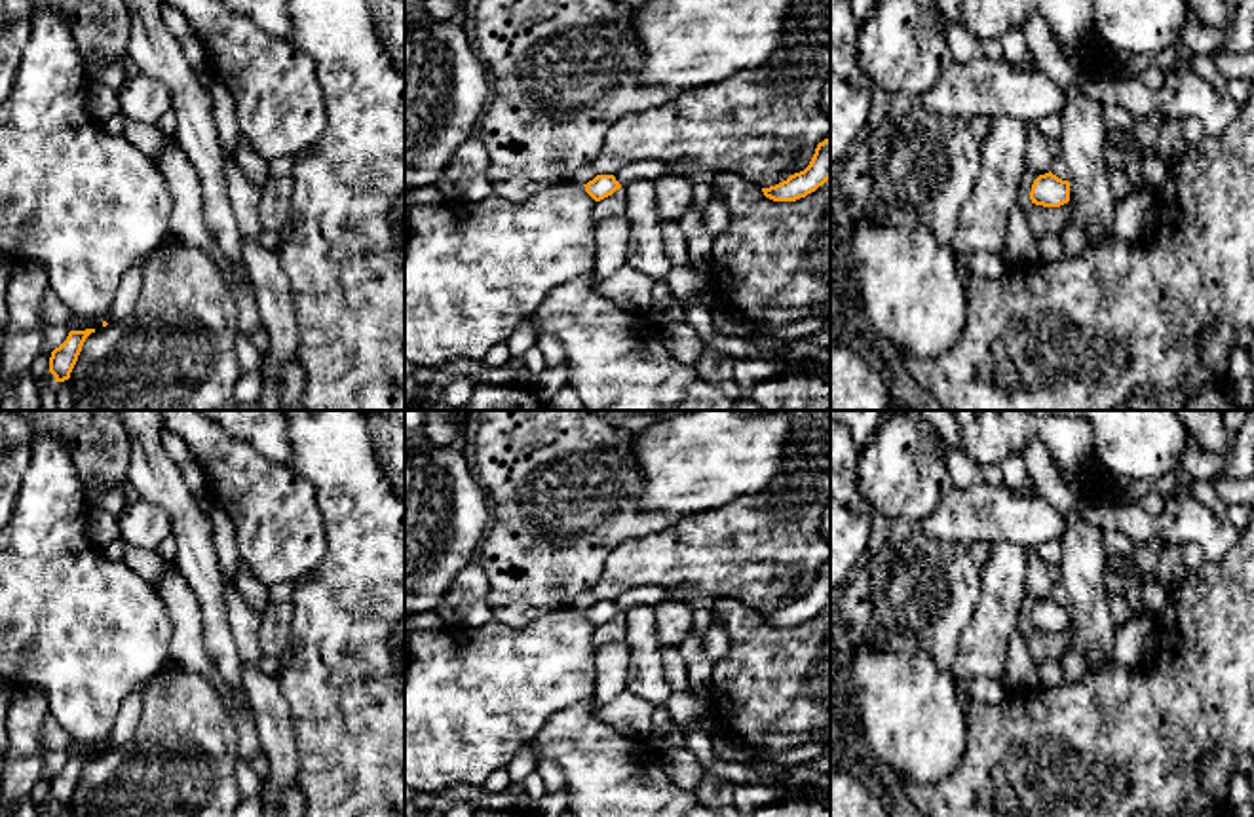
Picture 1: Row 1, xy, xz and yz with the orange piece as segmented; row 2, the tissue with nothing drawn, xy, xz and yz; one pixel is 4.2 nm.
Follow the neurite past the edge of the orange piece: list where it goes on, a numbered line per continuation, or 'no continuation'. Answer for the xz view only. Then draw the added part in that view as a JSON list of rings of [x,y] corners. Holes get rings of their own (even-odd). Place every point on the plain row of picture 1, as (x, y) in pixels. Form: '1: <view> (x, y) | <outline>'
no continuation

